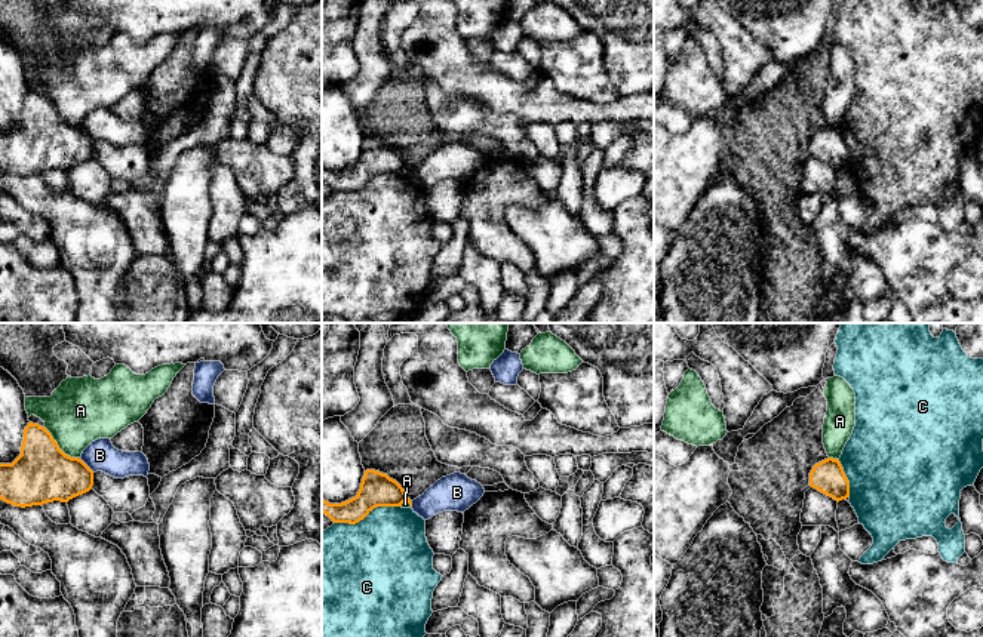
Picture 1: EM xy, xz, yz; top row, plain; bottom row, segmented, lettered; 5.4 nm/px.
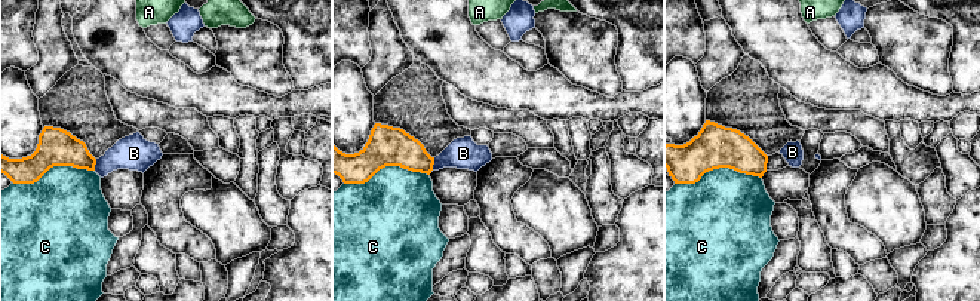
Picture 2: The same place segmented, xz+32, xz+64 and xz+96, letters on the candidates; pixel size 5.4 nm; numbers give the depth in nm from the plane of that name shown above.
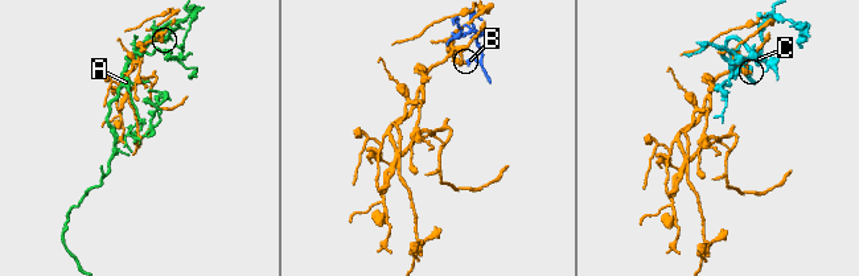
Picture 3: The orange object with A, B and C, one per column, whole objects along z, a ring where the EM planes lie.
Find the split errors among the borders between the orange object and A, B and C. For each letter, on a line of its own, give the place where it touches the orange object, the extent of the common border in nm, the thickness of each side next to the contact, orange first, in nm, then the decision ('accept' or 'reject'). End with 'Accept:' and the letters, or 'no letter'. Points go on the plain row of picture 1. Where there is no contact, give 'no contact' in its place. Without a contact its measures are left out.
A: meets orange in xy at (58, 114); contact 260 nm long; 320 nm thick on the orange side, 360 nm on the other; reject
B: meets orange in xy at (86, 134); contact 100 nm long; 320 nm thick on the orange side, 170 nm on the other; reject
C: meets orange in xz at (366, 182); contact 380 nm long; 190 nm thick on the orange side, 480 nm on the other; reject
Accept: no letter

